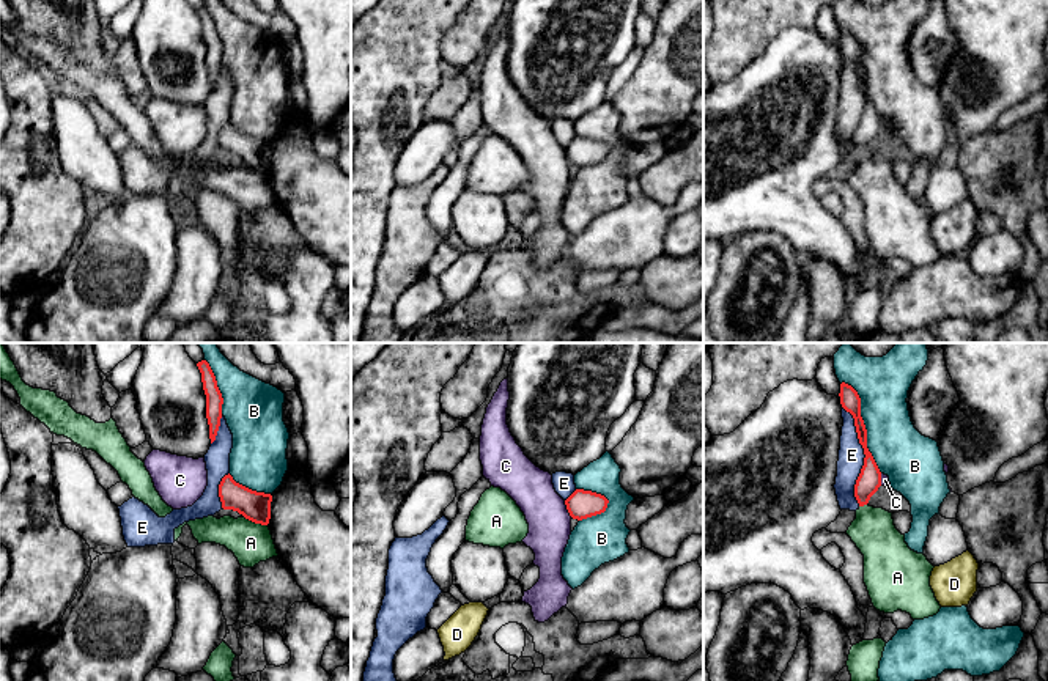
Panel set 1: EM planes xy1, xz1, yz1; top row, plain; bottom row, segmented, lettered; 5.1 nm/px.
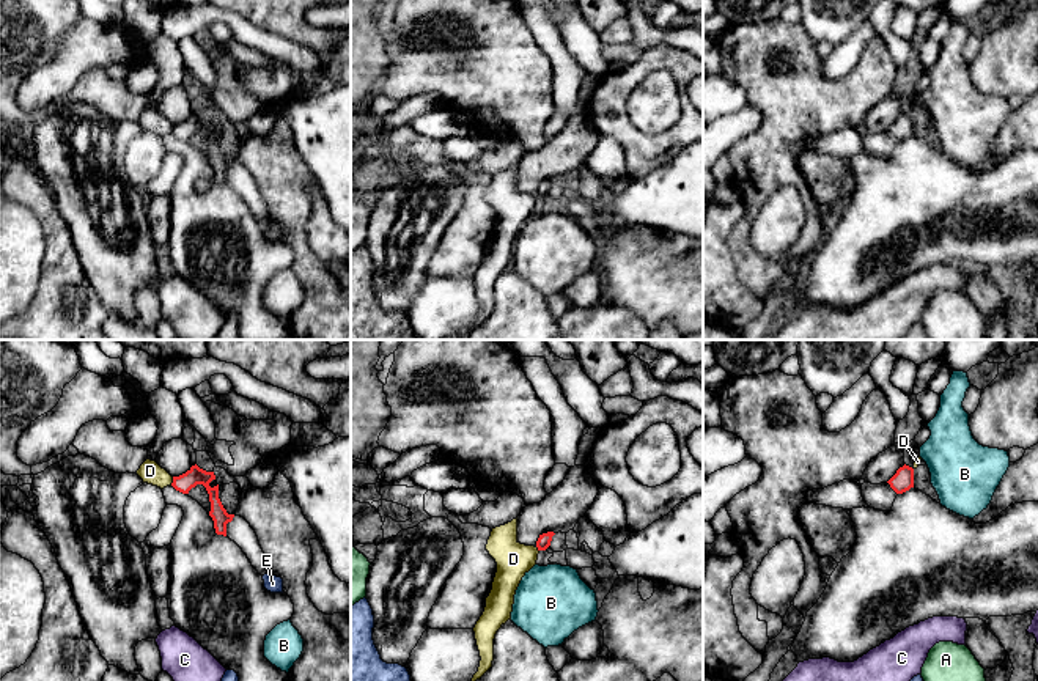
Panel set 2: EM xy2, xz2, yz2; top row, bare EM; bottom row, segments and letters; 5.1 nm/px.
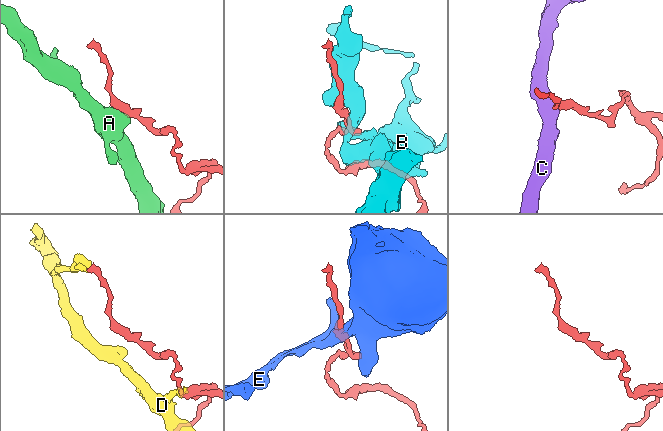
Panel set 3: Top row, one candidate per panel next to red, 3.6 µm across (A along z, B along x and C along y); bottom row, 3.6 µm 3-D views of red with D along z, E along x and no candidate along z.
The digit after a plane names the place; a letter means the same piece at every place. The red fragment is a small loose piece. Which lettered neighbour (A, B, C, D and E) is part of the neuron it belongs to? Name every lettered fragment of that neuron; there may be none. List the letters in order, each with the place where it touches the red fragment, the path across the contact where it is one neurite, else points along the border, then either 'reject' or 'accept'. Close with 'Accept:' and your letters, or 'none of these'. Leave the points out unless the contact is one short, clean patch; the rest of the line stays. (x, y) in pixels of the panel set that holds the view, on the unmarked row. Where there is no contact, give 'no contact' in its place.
A: xy1 (255, 170) | along xy1 (244, 164), (266, 173) | reject
B: yz1 (864, 73) | reject
C: xz1 (567, 156) | along xz1 (564, 148), (571, 164) | reject
D: xy2 (173, 129) | reject
E: yz1 (866, 104) | along yz1 (844, 55), (864, 103), (855, 132), (859, 153) | reject
Accept: none of these

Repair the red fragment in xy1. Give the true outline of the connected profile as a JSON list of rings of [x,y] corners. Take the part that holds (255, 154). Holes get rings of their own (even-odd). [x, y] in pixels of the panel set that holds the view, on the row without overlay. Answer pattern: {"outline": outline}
{"outline": [[[228,121],[219,132],[219,145],[223,157],[233,157],[245,167],[268,173],[271,167],[272,143],[252,138],[233,127]]]}

